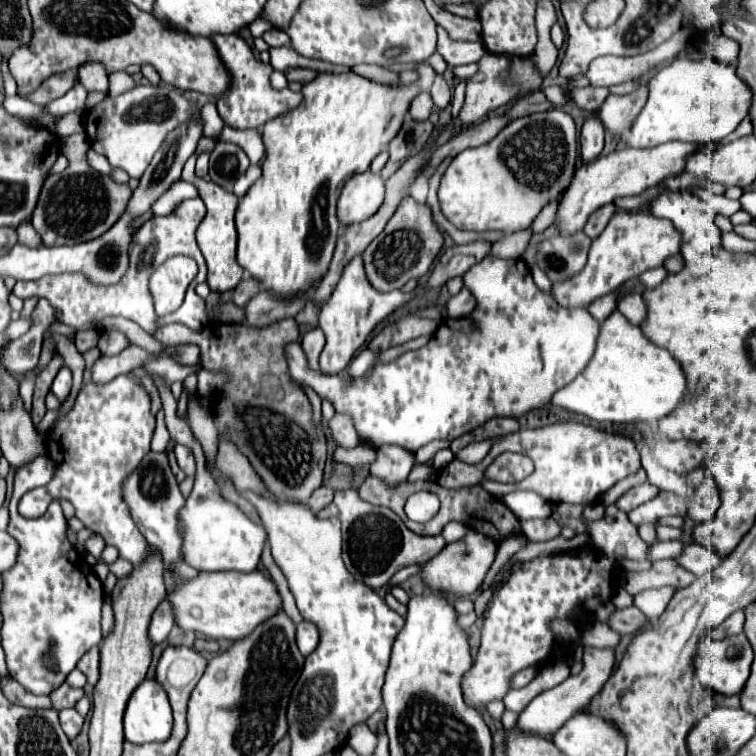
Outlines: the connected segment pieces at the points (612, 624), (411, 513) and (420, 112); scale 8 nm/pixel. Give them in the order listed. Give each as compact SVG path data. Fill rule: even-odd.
M628 607L628 609L616 609L610 617L608 617L608 627L614 629L620 635L634 635L642 629L644 623L648 623L648 619L636 609L636 607Z
M416 491L408 497L408 501L404 505L404 511L406 511L408 519L412 519L416 523L426 523L438 513L438 507L440 507L440 501L434 493Z
M420 93L410 107L410 115L416 121L426 121L430 117L430 109L432 109L432 97L428 93Z

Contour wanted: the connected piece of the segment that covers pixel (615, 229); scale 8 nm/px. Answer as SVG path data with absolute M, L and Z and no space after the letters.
M616 211L598 239L592 239L588 261L580 273L568 281L552 283L552 297L562 307L588 307L594 299L614 291L630 277L642 275L646 269L662 267L666 257L680 251L680 233L666 219L656 219L646 211Z

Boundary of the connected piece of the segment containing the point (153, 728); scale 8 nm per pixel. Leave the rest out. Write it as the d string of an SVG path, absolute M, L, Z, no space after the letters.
M144 679L134 689L124 711L124 735L134 743L166 741L172 731L168 695L156 679Z

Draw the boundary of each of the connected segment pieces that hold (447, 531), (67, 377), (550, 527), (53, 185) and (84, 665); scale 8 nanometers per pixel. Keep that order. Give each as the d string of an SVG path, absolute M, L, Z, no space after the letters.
M448 523L448 525L444 527L444 531L442 531L442 537L444 537L446 543L454 543L456 539L464 537L466 531L468 531L468 529L466 529L464 525L460 525L460 523Z
M62 367L52 383L52 391L56 393L58 399L64 399L70 393L70 387L72 387L72 373L68 367Z
M554 517L528 519L528 521L520 521L520 525L522 525L522 533L530 541L550 541L550 539L558 537L560 529L562 529Z
M84 133L60 137L60 149L70 159L70 167L64 173L50 175L44 181L36 211L32 215L32 225L40 233L46 247L76 245L100 237L122 217L132 197L132 189L128 187L128 183L114 183L110 177L100 175L88 167L88 141Z
M98 647L84 653L84 657L78 661L78 669L88 677L88 683L94 685L98 681Z

